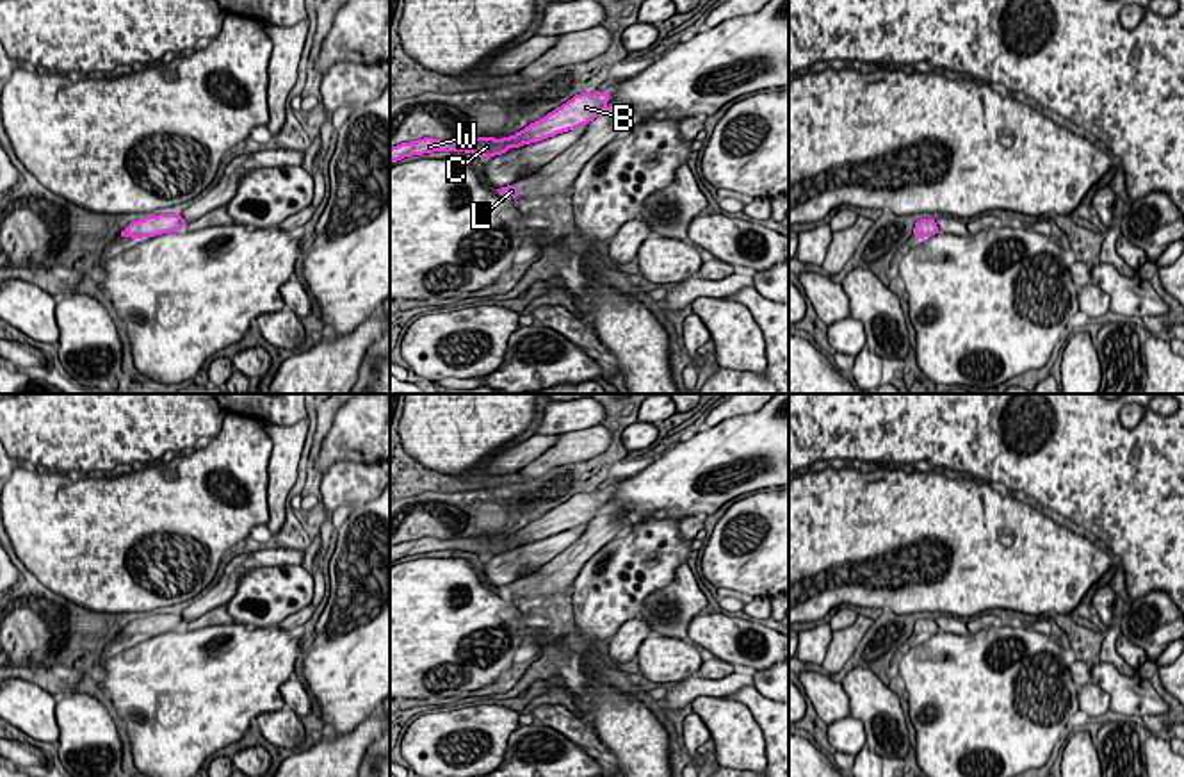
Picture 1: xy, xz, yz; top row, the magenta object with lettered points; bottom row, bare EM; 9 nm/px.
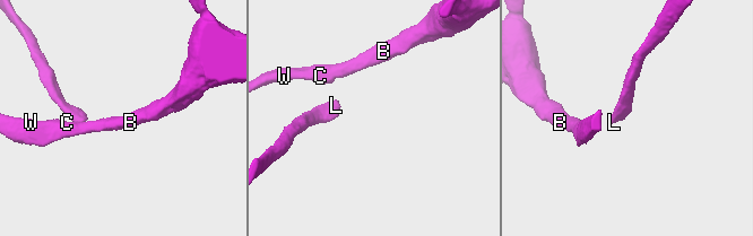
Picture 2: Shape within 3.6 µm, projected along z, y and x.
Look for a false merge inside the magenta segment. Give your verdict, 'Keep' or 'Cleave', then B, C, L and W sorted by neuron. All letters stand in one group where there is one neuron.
Keep. Groups: B C L W

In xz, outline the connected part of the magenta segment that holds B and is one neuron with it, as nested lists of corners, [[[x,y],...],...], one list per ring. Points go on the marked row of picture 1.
[[[580,93],[572,100],[548,112],[545,118],[531,123],[515,135],[495,139],[495,137],[470,137],[470,139],[454,139],[442,141],[433,137],[424,137],[410,143],[401,143],[390,148],[390,164],[404,157],[424,155],[433,151],[465,151],[475,153],[479,157],[495,157],[506,153],[509,148],[520,148],[523,144],[538,143],[557,134],[575,130],[588,125],[598,114],[605,112],[609,94]]]

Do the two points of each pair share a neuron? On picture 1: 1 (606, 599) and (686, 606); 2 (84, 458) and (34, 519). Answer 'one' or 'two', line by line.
1: two
2: two

